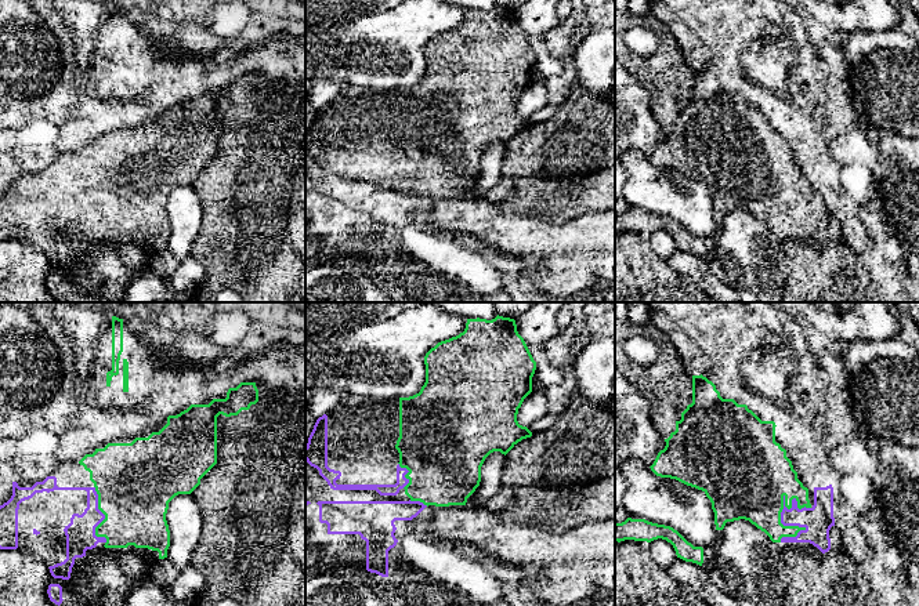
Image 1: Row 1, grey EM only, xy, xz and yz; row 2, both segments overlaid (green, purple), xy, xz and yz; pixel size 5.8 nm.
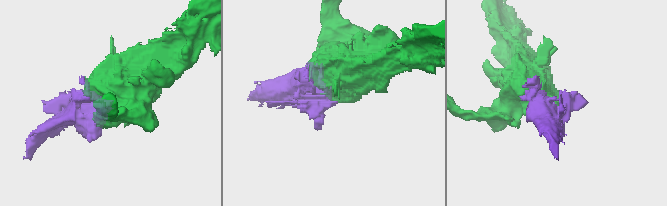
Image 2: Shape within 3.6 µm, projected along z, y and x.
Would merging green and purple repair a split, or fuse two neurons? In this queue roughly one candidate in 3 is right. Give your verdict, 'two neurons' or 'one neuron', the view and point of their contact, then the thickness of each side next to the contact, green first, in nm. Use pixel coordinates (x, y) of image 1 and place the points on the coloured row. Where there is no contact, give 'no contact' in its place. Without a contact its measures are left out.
one neuron; contact yz (789, 526); calibres 300 and 160 nm

